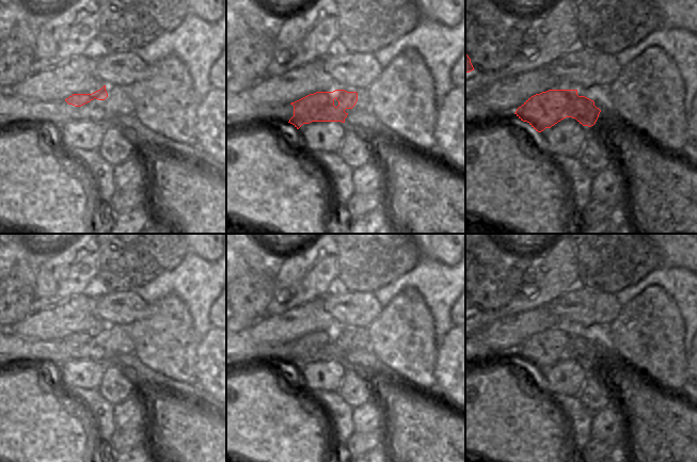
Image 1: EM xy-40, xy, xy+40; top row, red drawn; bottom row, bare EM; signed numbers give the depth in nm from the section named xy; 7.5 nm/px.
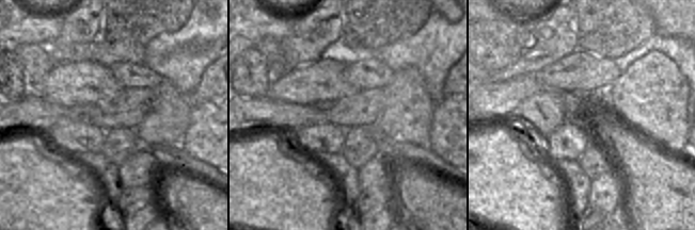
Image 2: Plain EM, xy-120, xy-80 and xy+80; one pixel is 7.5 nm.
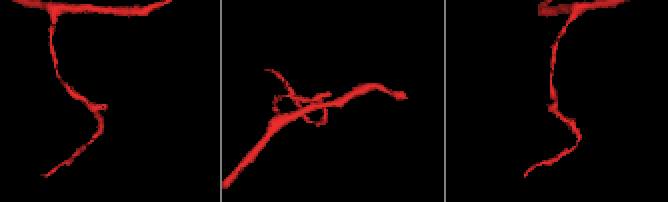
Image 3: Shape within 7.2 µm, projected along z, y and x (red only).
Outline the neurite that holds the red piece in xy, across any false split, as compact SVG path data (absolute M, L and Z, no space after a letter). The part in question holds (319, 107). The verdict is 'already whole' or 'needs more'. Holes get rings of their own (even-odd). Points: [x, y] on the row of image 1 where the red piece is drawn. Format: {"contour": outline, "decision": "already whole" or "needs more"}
{"contour": "M335 90L333 92L316 92L290 103L294 106L294 116L288 123L292 124L297 129L299 129L303 124L310 124L312 122L345 123L345 118L348 115L345 110L352 109L357 101L357 92L347 92L345 90Z", "decision": "already whole"}

